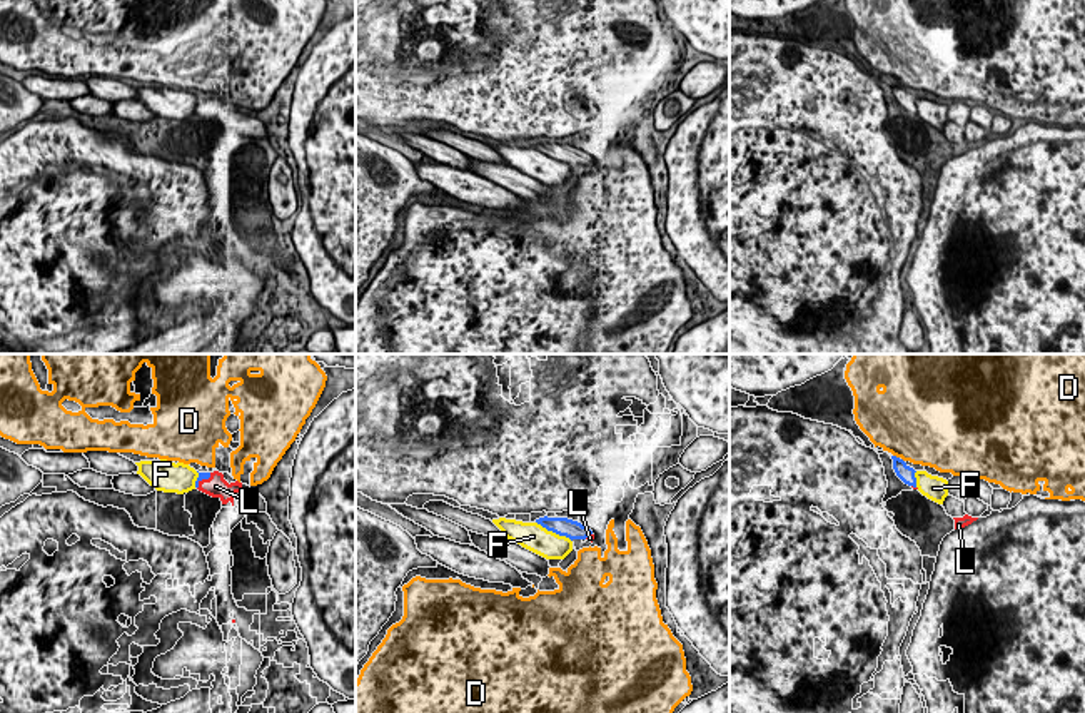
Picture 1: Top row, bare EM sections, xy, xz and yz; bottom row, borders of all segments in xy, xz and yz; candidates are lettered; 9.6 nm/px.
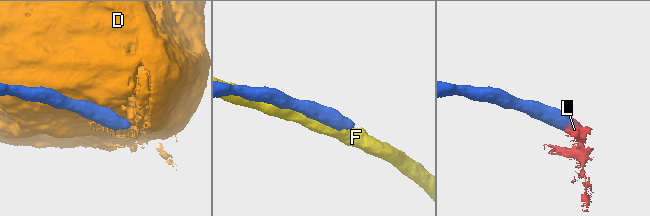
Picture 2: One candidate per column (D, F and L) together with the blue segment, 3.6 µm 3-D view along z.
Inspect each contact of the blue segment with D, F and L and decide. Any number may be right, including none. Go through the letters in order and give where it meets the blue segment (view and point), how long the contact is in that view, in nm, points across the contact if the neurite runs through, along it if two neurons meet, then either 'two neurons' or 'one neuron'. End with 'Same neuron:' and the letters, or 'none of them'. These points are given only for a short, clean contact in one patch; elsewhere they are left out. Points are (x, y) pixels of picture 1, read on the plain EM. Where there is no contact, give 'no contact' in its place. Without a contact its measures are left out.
D: yz (895, 82) | 70 nm | two neurons
F: xz (555, 157) | 400 nm | two neurons
L: xy (202, 104) | 200 nm | across xy (201, 101), (202, 104), (216, 112) | one neuron
Same neuron: L

